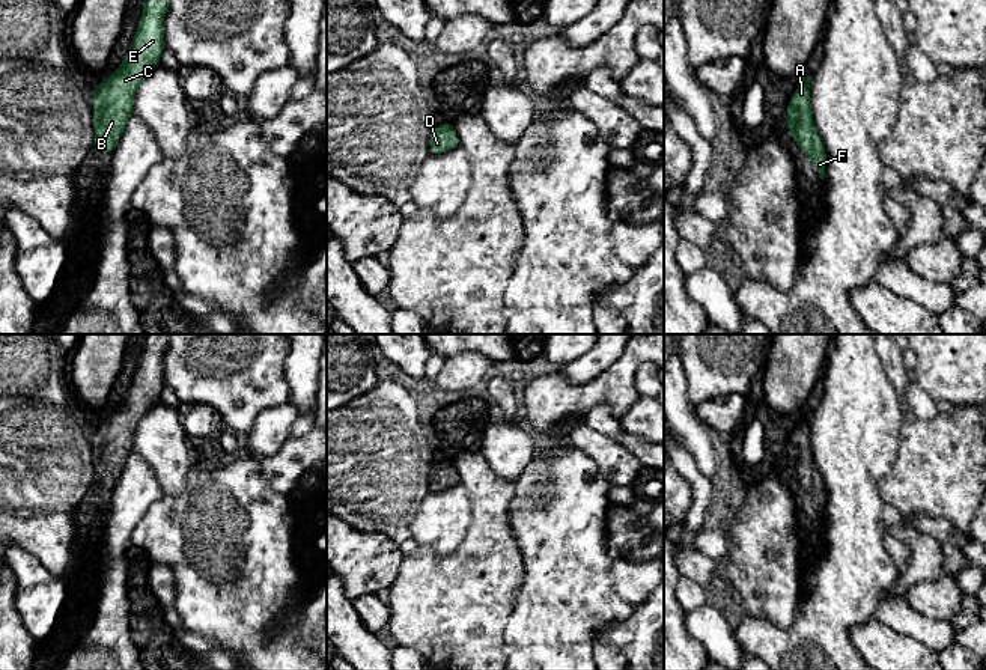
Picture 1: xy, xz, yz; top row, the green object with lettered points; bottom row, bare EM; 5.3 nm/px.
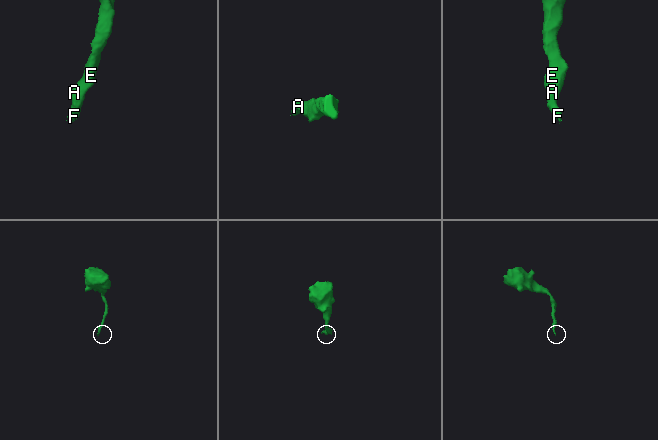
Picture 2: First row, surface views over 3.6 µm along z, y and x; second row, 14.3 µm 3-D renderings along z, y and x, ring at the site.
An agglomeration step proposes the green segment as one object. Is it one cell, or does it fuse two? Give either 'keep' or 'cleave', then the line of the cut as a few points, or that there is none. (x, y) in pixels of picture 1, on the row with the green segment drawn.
keep; no cut

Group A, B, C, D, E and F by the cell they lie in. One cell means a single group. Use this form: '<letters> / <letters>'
A B C D E F

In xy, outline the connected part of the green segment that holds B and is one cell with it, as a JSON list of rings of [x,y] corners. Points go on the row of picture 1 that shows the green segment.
[[[145,0],[142,18],[129,50],[119,68],[101,84],[93,86],[92,148],[111,157],[129,117],[135,92],[145,77],[160,65],[164,47],[163,20],[169,0]]]

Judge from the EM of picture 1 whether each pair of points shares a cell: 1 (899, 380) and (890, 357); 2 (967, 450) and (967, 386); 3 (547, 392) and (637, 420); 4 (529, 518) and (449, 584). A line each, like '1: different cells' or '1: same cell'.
1: same cell
2: different cells
3: different cells
4: different cells

